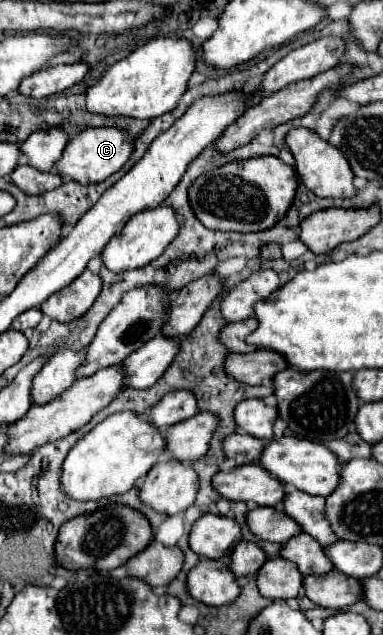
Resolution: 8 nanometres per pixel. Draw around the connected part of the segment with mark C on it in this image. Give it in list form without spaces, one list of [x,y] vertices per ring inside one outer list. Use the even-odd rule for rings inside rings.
[[[102,126],[102,128],[86,128],[74,138],[70,138],[70,144],[66,146],[60,162],[56,164],[58,174],[62,178],[70,176],[80,184],[88,182],[102,182],[110,174],[118,172],[134,152],[134,136],[128,134],[128,130],[116,128],[116,126]]]

